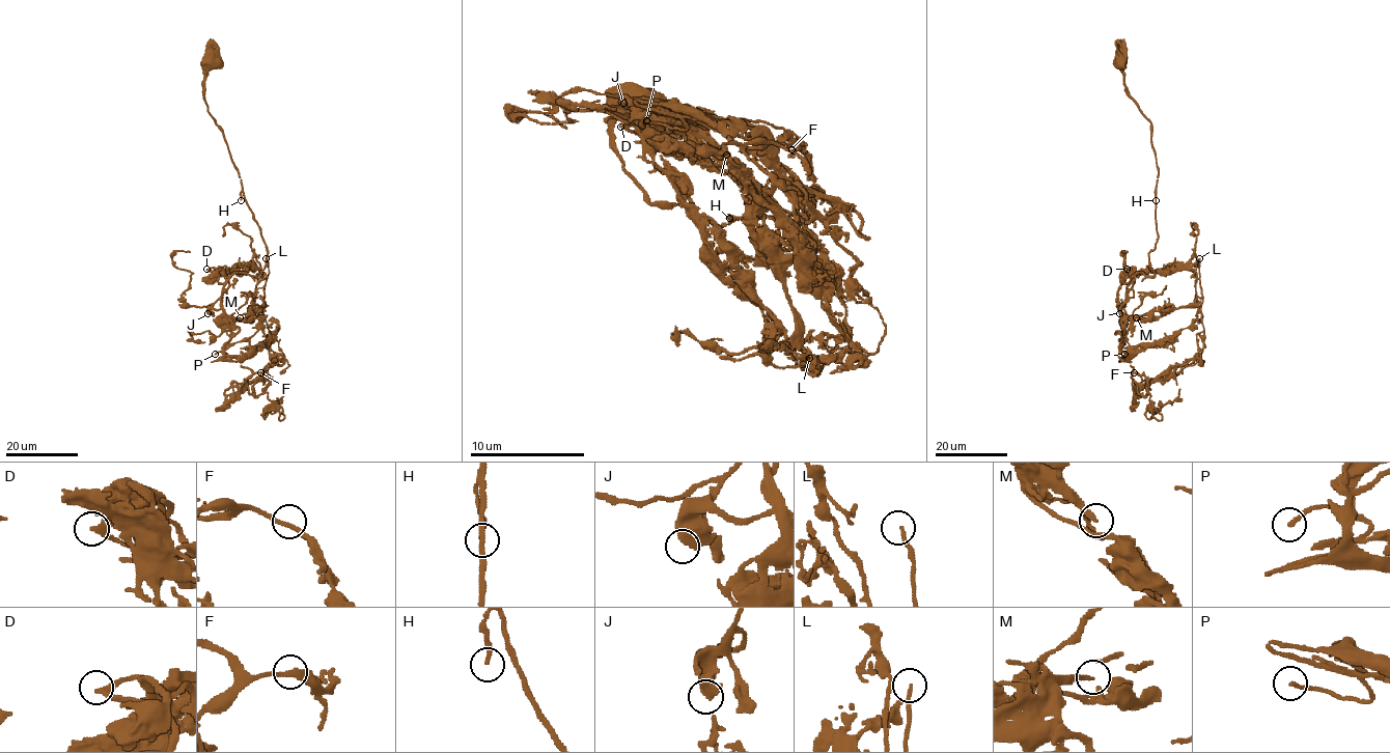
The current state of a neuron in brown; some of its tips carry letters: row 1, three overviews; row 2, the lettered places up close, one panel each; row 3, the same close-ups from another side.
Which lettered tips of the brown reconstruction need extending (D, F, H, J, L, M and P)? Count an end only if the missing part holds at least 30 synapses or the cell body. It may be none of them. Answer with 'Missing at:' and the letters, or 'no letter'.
Missing at: P

